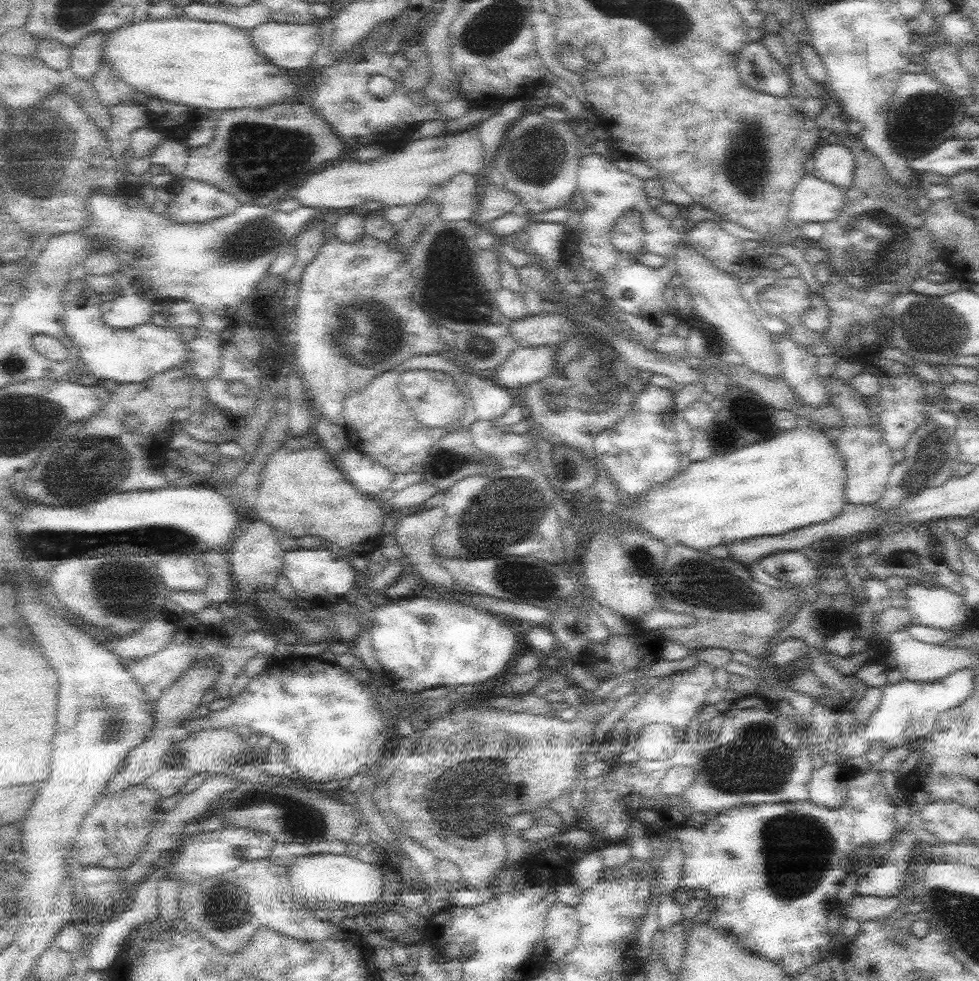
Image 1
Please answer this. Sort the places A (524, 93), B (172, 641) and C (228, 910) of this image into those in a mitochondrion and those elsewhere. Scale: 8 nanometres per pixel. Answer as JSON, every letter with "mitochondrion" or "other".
{"A":"other","B":"other","C":"mitochondrion"}

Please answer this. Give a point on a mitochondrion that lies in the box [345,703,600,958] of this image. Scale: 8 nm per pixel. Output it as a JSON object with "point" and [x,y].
{"point":[471,798]}

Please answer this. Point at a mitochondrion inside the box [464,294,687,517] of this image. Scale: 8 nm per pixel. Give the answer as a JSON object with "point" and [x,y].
{"point":[593,380]}

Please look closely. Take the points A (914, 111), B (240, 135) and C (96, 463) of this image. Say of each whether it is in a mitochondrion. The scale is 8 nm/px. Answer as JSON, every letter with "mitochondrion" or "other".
{"A":"mitochondrion","B":"mitochondrion","C":"mitochondrion"}

